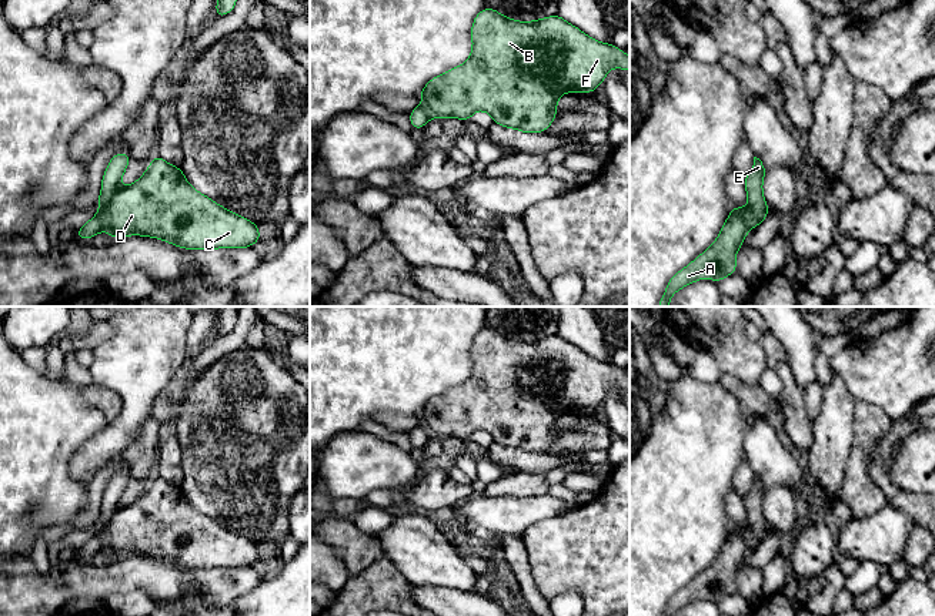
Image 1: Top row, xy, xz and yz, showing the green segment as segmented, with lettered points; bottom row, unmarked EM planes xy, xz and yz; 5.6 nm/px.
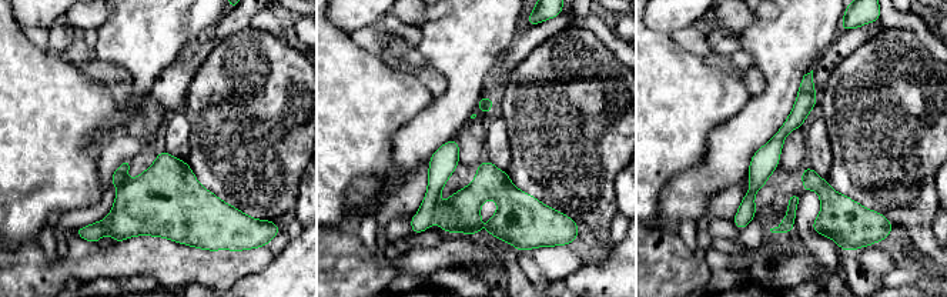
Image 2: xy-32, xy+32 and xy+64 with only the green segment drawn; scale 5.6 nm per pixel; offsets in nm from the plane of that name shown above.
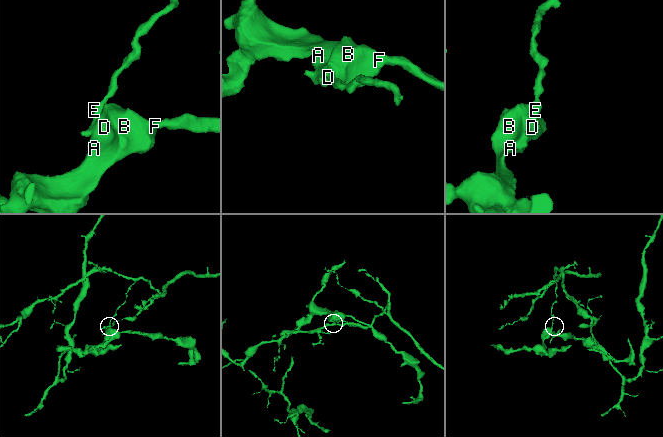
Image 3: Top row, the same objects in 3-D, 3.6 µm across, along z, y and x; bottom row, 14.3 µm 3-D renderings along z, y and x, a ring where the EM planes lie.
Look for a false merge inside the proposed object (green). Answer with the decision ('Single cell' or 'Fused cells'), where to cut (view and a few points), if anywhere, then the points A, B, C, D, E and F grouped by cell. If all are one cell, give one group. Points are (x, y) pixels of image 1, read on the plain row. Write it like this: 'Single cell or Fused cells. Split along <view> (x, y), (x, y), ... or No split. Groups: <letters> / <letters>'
Fused cells. Split along xy (119, 508), (106, 528), (103, 549). Groups: A B C D F / E

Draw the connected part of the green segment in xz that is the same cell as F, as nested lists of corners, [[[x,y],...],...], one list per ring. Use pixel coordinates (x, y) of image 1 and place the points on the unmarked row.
[[[485,327],[472,341],[471,359],[472,369],[468,379],[431,398],[420,412],[423,425],[434,438],[451,436],[470,441],[475,431],[482,429],[501,446],[528,453],[545,452],[557,436],[557,421],[564,412],[594,412],[611,388],[630,389],[630,375],[624,369],[591,358],[558,334],[534,341],[517,341]]]

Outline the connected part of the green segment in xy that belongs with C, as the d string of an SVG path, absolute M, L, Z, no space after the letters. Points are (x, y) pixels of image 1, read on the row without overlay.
M158 475L136 502L113 513L104 550L113 559L141 555L184 569L250 568L261 559L256 542L194 509L180 486Z

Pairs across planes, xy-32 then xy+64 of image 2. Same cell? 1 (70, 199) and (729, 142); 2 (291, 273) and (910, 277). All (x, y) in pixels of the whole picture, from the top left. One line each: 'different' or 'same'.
1: different
2: same

